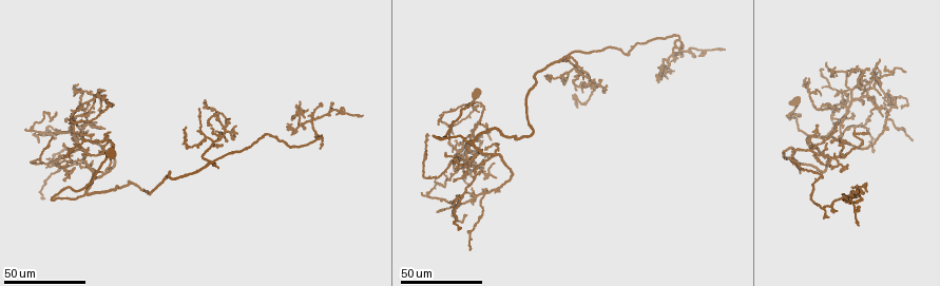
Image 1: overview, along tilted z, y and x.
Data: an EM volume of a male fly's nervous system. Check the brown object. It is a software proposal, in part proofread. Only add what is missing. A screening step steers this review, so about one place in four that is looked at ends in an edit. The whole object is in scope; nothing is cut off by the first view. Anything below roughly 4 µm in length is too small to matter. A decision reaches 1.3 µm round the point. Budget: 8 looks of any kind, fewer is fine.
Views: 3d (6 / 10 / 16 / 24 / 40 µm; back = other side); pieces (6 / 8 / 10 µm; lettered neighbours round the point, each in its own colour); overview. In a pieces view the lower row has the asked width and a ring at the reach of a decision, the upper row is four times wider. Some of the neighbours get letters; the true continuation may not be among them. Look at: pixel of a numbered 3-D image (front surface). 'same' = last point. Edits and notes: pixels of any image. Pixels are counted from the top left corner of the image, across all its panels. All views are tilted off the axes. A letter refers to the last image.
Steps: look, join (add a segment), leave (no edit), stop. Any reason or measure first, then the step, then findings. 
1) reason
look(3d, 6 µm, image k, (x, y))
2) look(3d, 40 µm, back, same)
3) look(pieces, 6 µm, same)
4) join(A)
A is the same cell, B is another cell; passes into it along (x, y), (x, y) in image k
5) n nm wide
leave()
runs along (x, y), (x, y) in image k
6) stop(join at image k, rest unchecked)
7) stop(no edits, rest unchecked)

free end
look(3d, 24 µm, image 1, (87, 129))

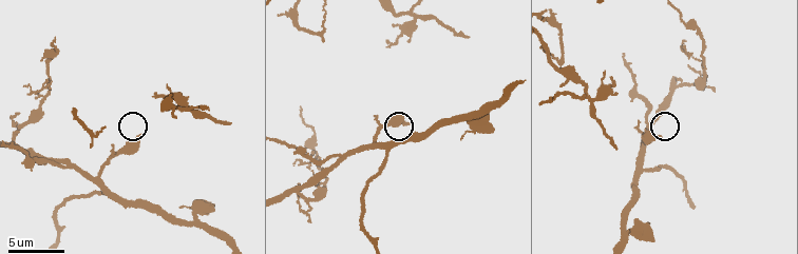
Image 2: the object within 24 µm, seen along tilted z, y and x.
see the neighbours
look(pieces, 6 µm, image 2, (406, 123))

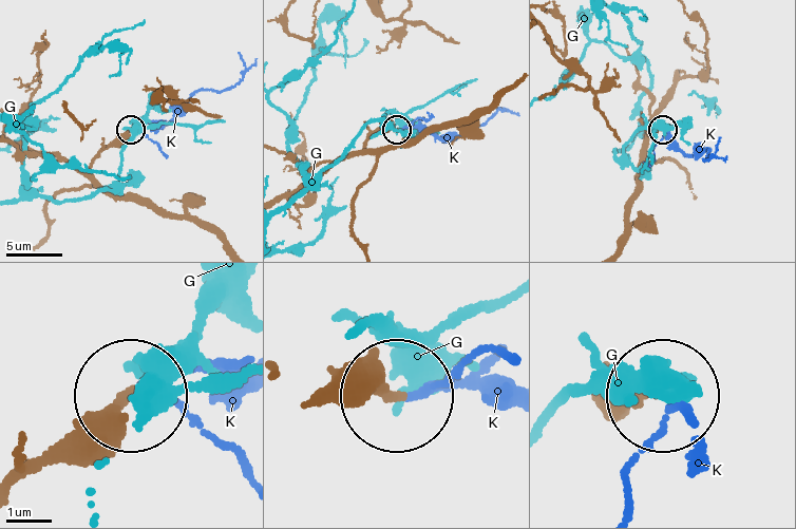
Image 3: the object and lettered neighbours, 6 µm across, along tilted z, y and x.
join(K)
K is the same cell, G is another cell; the neuron continues

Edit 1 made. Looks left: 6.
look(overview)

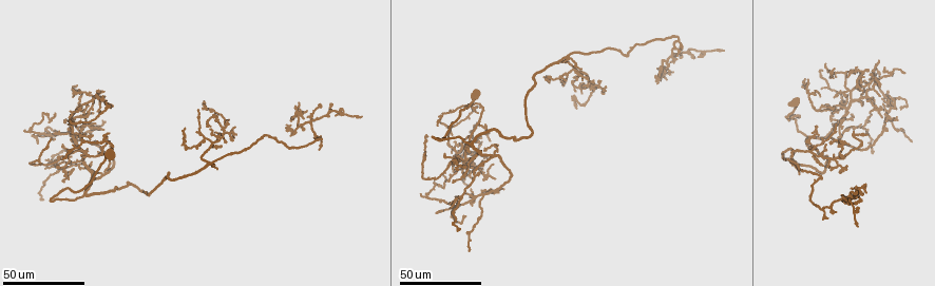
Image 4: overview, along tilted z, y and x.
branch stops here
look(3d, 40 µm, image 4, (879, 95))

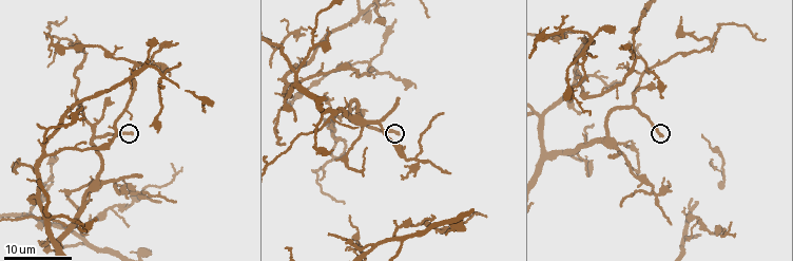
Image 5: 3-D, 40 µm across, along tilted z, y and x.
look(pieces, 10 µm, image 5, (134, 132))

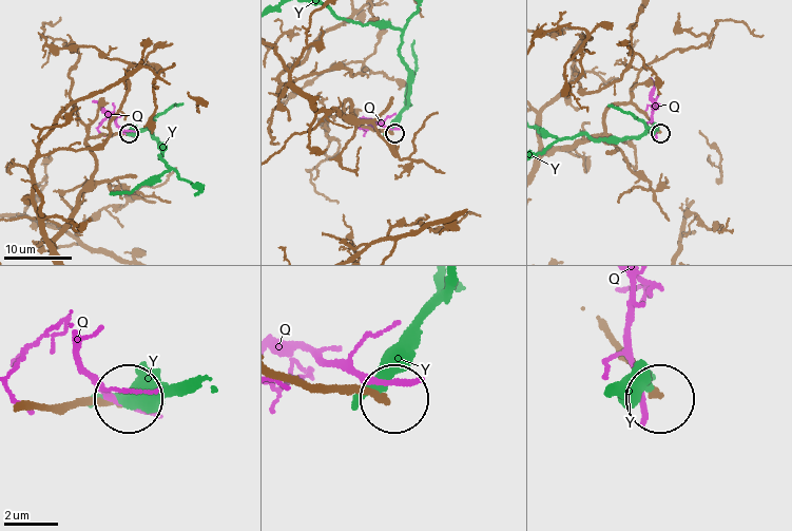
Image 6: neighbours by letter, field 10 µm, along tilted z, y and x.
leave()
Q and Y are other cells; runs along (603, 133), (606, 111), (625, 102), (643, 113), (659, 132) in image 6; no lettered segment goes on from it

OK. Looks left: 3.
an open end
look(3d, 24 µm, image 4, (816, 91))

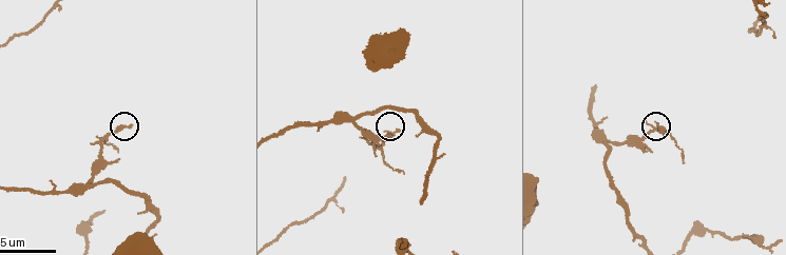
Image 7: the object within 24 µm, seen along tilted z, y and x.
look(pieces, 6 µm, image 7, (397, 130))

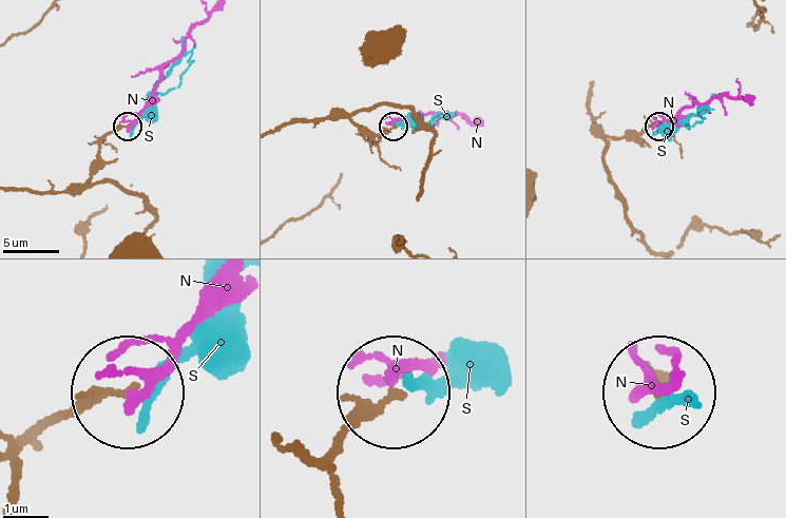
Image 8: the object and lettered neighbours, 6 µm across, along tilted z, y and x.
leave()
N and S are other cells; runs along (16, 466), (42, 428), (123, 390) in image 8; no lettered segment goes on from it

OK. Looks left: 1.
stop(join at image 3, rest unchecked)

